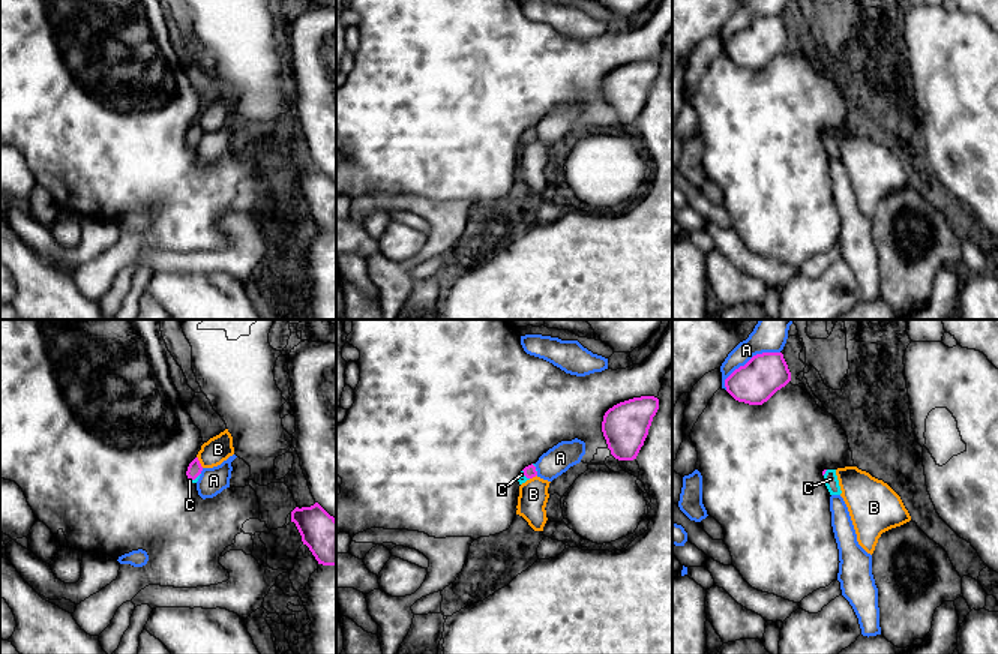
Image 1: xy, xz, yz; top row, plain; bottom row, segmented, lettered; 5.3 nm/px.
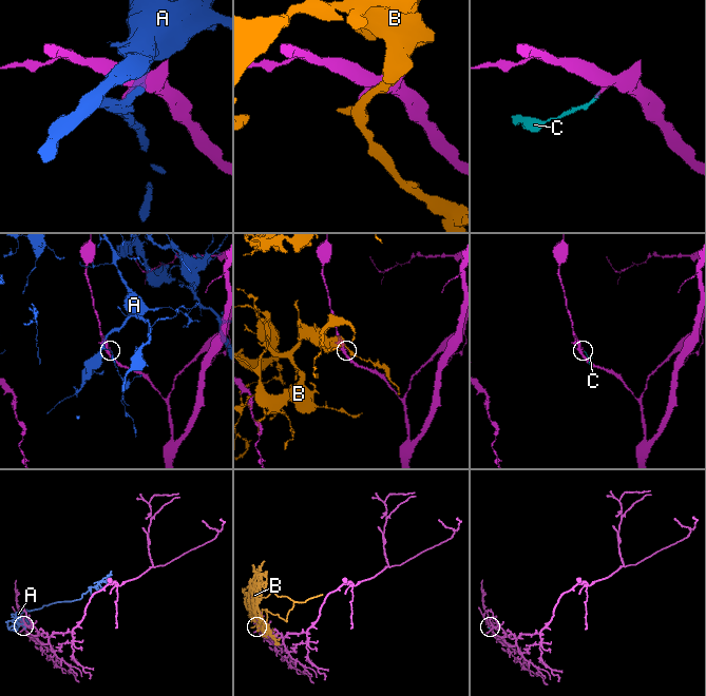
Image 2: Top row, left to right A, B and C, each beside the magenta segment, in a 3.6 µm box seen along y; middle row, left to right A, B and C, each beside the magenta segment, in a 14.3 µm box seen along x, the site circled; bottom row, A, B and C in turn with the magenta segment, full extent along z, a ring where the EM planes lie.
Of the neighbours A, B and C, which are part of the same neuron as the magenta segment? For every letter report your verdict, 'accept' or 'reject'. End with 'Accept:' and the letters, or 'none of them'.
A: reject
B: reject
C: accept
Accept: C

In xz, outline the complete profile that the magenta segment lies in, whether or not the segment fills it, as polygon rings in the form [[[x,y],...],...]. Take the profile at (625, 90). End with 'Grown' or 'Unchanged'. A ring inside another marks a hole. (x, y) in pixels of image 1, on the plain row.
[[[641,60],[620,66],[605,76],[602,96],[615,123],[636,123],[657,74],[657,62]]]. Unchanged

